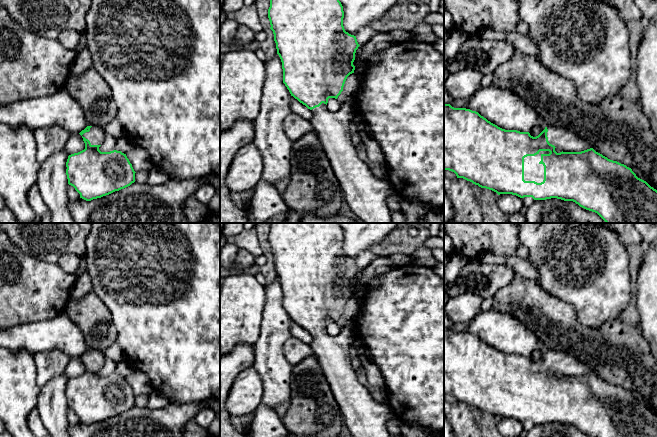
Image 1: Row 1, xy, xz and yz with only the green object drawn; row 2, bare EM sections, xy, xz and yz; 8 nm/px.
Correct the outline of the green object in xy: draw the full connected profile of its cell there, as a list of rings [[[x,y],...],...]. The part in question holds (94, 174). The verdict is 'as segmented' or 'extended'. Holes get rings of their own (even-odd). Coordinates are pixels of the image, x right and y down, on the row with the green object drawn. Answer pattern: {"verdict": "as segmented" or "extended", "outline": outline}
{"verdict": "extended", "outline": [[[87,126],[79,133],[85,143],[85,149],[68,156],[66,175],[68,184],[80,194],[80,198],[91,201],[109,195],[130,186],[135,182],[135,171],[126,156],[132,144],[126,137],[117,139],[115,149],[110,152],[101,152],[99,147],[105,140],[104,128]]]}

